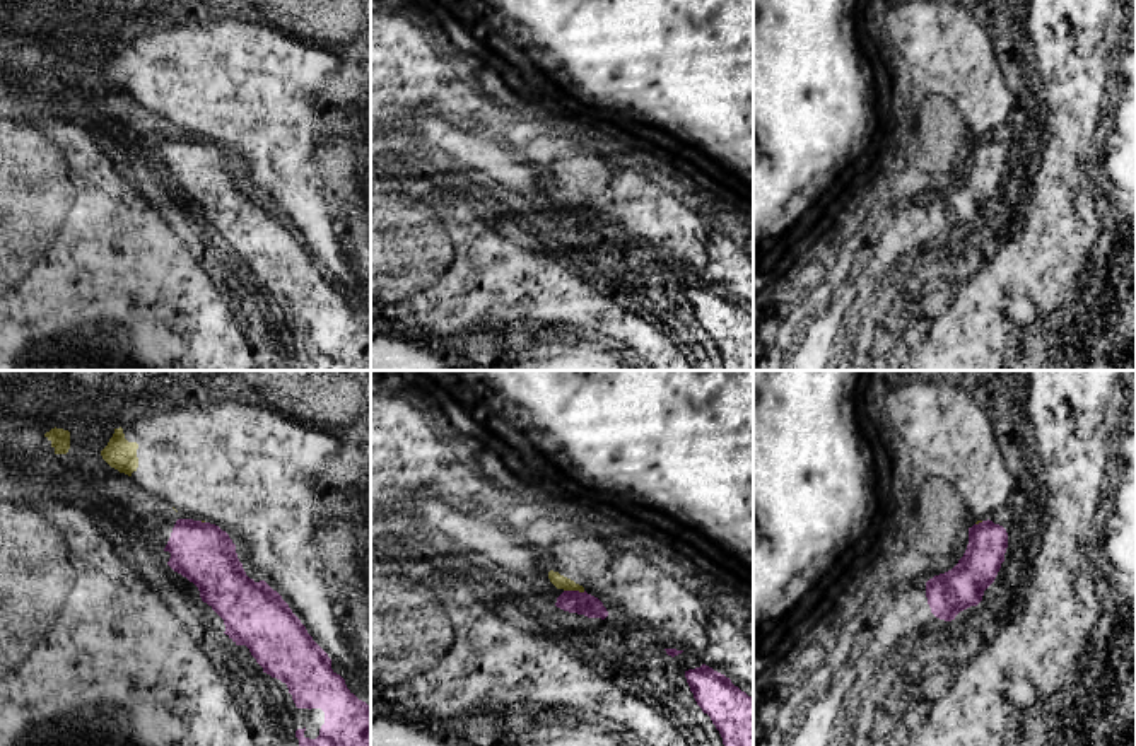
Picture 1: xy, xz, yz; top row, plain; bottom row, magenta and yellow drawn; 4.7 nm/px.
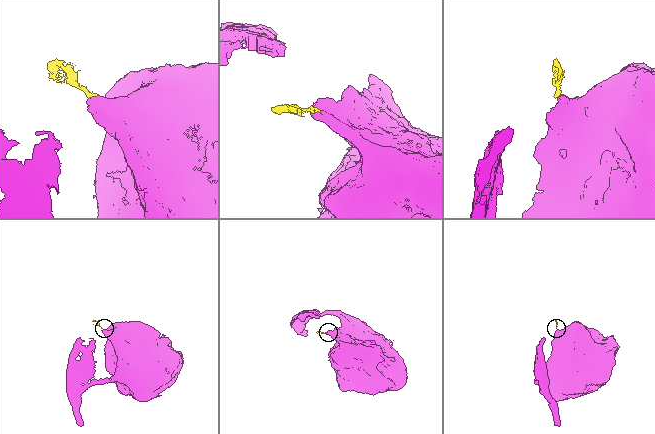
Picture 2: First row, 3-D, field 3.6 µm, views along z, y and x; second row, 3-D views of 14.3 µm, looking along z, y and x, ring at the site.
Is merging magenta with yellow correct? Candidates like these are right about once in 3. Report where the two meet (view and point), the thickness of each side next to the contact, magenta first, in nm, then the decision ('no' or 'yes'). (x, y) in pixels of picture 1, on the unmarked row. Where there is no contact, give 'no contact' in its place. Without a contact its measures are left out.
xz (574, 209) | 110/70 nm | no

